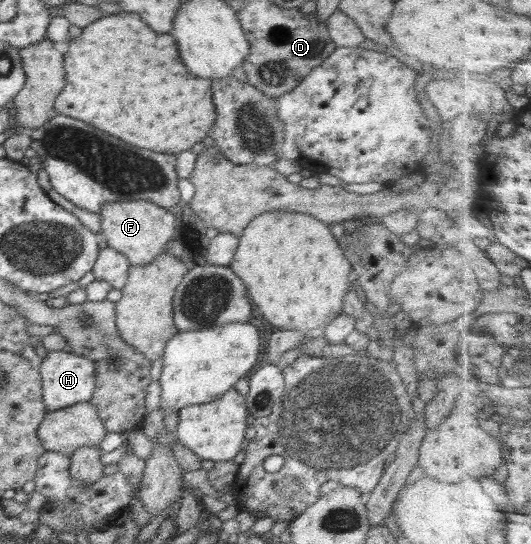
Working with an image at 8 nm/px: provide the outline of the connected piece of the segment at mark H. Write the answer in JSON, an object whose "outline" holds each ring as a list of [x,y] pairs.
{"outline":[[[52,351],[46,353],[44,359],[37,359],[37,366],[41,375],[43,402],[46,411],[56,411],[69,405],[89,402],[95,388],[96,372],[94,361],[71,352]]]}

